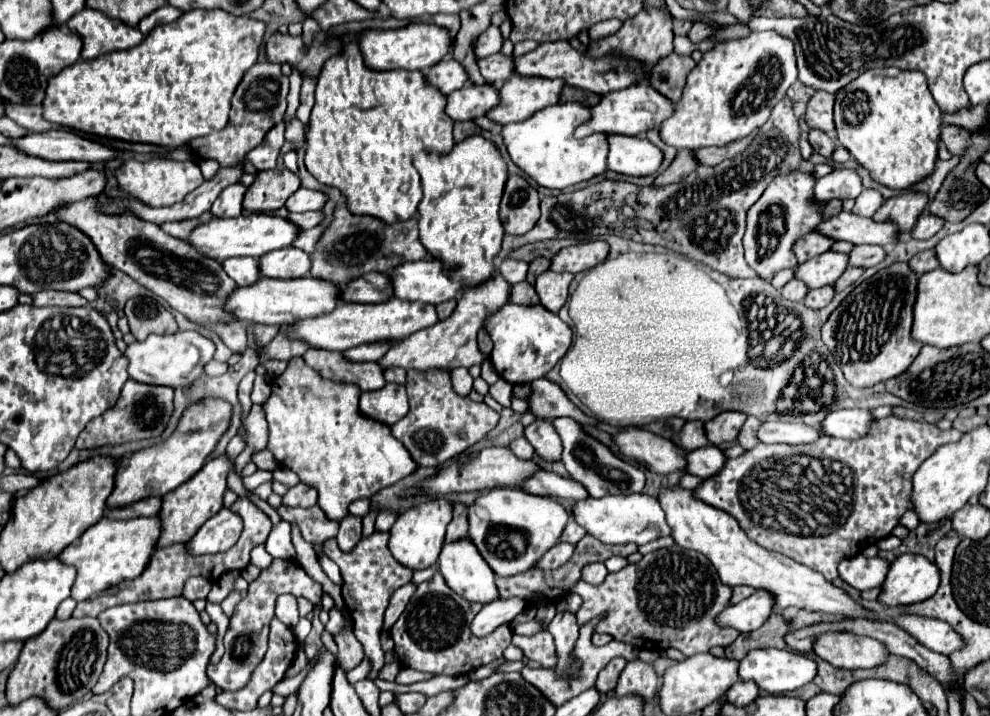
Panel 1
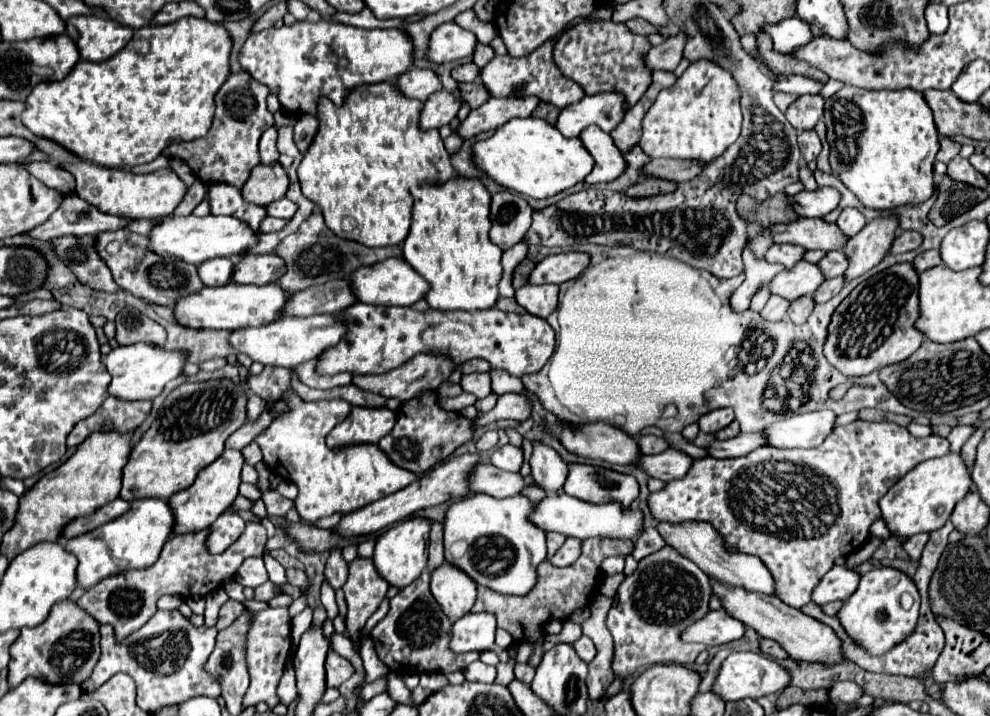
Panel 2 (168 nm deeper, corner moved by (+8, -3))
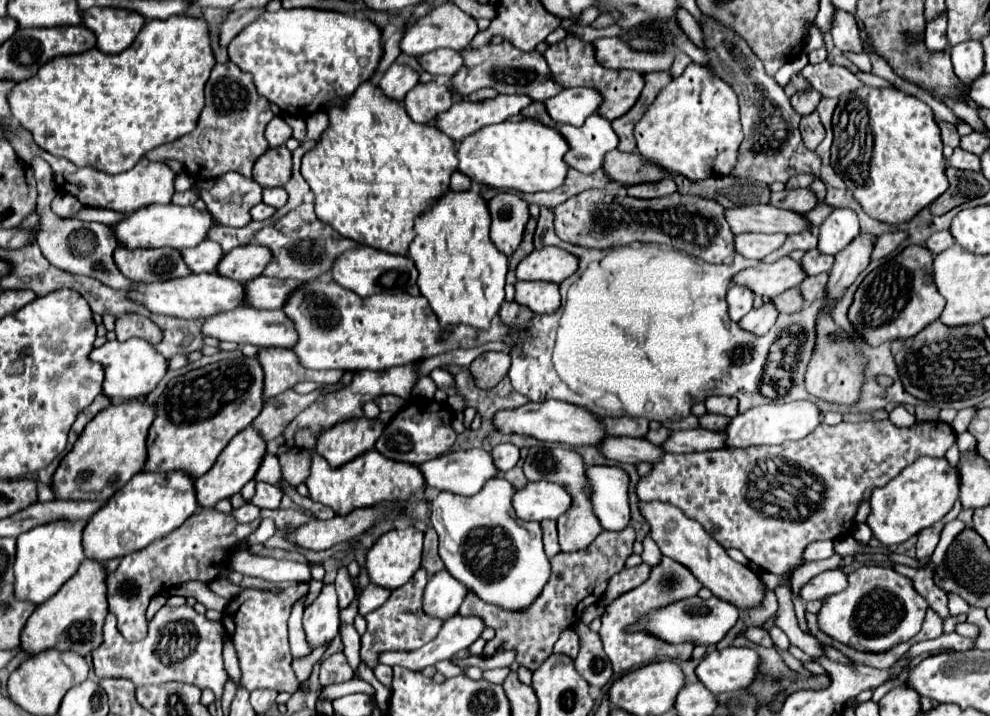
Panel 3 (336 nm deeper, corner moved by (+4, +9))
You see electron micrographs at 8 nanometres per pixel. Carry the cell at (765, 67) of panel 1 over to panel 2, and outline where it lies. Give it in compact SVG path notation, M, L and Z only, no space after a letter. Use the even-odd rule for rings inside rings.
M700 59L692 61L690 67L678 77L676 85L662 89L652 109L642 121L640 147L646 155L672 157L672 159L700 159L710 163L732 141L738 139L742 127L740 87L730 69L716 61Z

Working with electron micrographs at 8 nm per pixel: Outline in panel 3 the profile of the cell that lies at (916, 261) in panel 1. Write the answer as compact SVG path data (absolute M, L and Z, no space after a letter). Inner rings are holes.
M938 231L938 233L934 233L934 235L926 241L926 247L928 247L934 255L938 255L938 253L942 253L944 249L952 247L954 243L956 243L956 241L954 241L954 237L952 237L950 231Z

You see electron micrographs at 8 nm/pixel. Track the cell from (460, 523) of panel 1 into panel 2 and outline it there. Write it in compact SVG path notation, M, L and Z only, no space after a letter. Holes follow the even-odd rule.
M442 521L432 523L428 555L430 555L430 559L428 559L428 569L430 571L444 563L444 523Z

